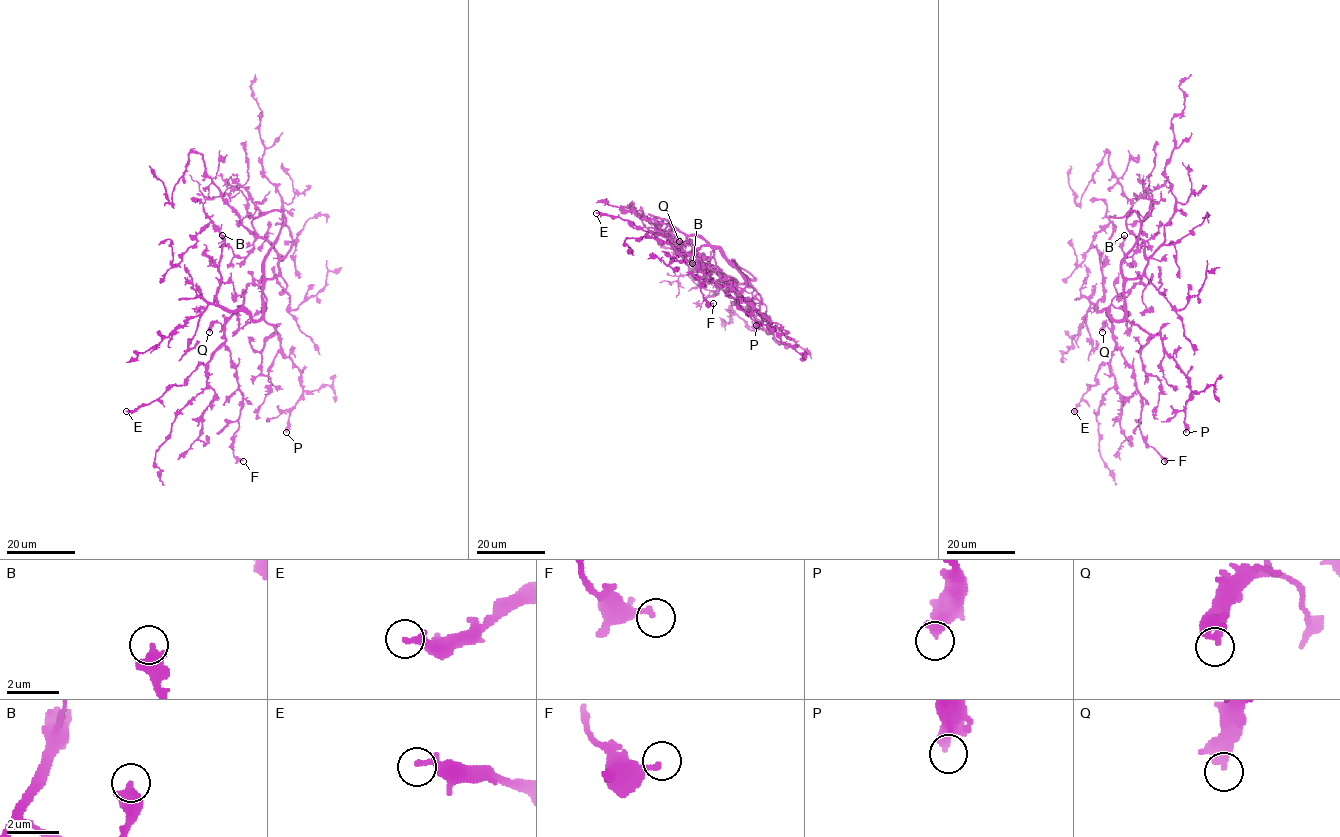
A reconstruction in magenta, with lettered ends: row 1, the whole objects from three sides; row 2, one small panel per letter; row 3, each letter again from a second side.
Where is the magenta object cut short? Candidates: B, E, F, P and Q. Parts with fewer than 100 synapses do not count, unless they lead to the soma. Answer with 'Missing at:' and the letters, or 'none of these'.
Missing at: none of these

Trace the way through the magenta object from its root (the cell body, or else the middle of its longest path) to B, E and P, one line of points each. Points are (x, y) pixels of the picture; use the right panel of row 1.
B: (1130, 278), (1143, 273), (1147, 258), (1145, 243), (1138, 238), (1137, 250), (1126, 257), (1120, 247), (1124, 235)
E: (1130, 278), (1125, 315), (1114, 320), (1107, 311), (1115, 343), (1111, 361), (1100, 366), (1074, 411)
P: (1130, 278), (1124, 289), (1127, 318), (1150, 334), (1159, 333), (1163, 349), (1188, 381), (1186, 432)

